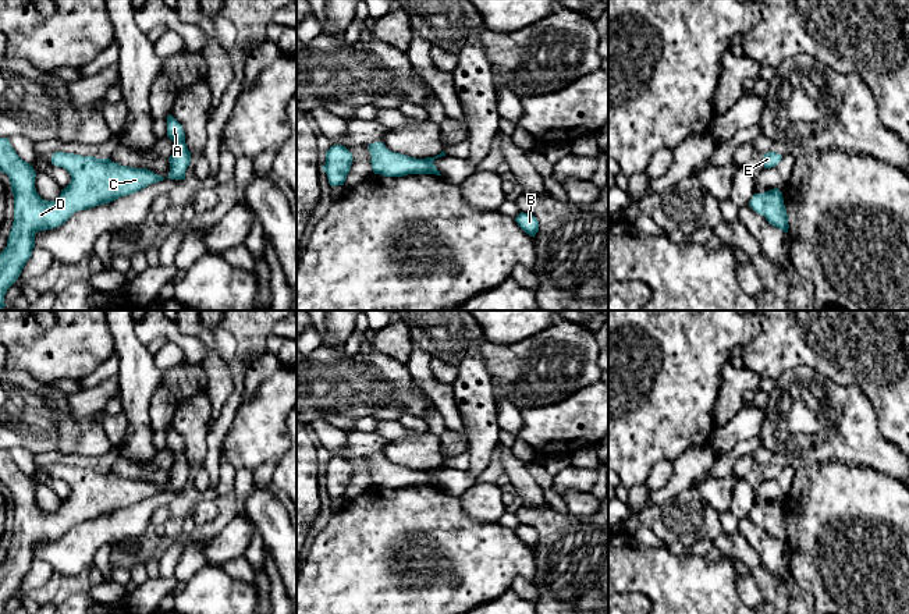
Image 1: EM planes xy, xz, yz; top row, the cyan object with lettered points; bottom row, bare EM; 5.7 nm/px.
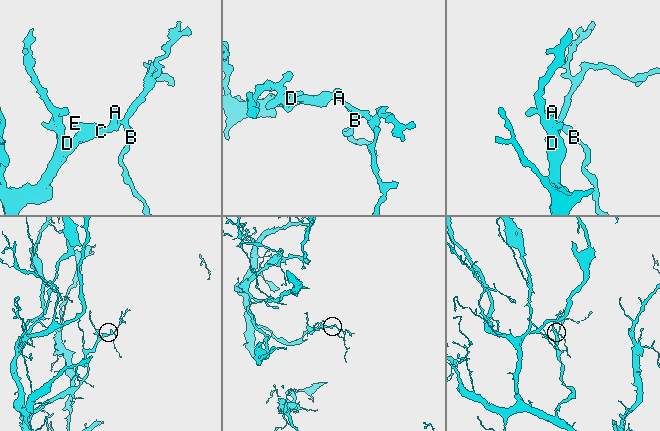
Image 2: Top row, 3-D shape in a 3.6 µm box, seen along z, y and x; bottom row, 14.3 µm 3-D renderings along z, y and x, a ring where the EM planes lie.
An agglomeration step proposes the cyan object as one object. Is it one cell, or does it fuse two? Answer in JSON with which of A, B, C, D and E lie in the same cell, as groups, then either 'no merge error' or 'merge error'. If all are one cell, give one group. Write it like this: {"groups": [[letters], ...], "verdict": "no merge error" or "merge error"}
{"groups": [["A", "B", "C", "D", "E"]], "verdict": "no merge error"}

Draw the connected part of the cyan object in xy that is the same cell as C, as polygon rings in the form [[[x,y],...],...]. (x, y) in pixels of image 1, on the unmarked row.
[[[0,450],[0,483],[10,490],[14,533],[7,558],[0,565],[0,614],[17,593],[35,560],[35,546],[64,536],[75,524],[110,515],[164,489],[148,480],[121,478],[107,471],[56,464],[52,476],[65,480],[71,494],[56,512],[45,512],[35,500],[36,485]]]

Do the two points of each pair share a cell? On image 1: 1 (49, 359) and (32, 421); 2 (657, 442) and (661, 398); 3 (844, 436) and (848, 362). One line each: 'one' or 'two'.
1: two
2: one
3: two

